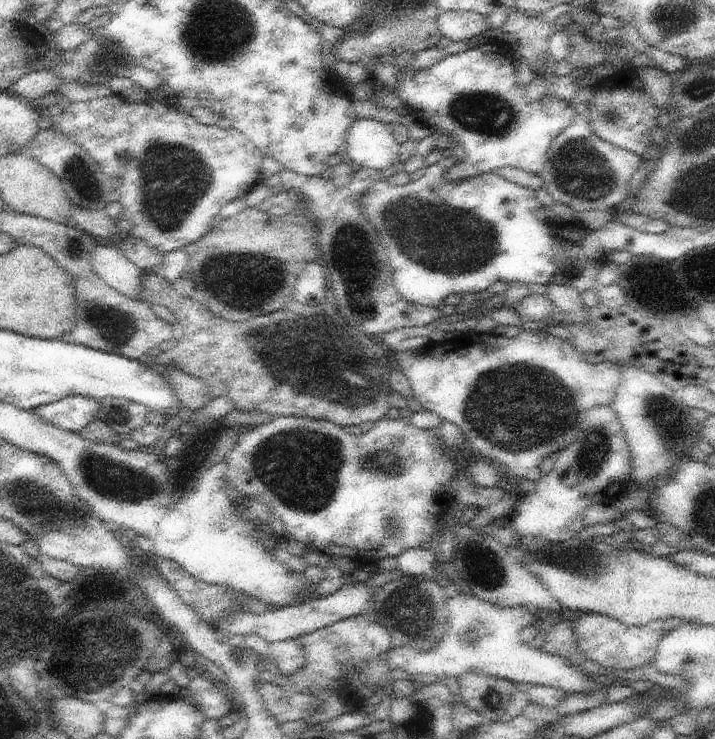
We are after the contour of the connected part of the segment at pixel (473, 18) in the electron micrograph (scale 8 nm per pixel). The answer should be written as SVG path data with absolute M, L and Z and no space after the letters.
M444 11L439 26L442 35L452 41L470 40L490 29L487 17L475 11Z

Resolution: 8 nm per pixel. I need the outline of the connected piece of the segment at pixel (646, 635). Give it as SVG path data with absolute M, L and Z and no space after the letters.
M586 613L576 617L577 647L587 659L611 669L631 669L653 662L660 640L667 634L666 622L654 620L642 627L630 627L618 619L601 613Z

